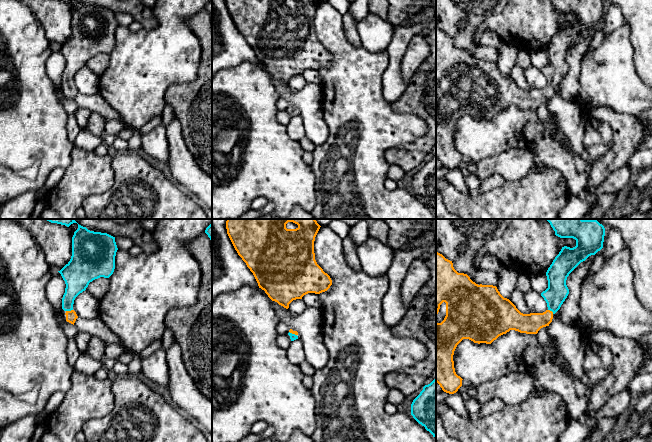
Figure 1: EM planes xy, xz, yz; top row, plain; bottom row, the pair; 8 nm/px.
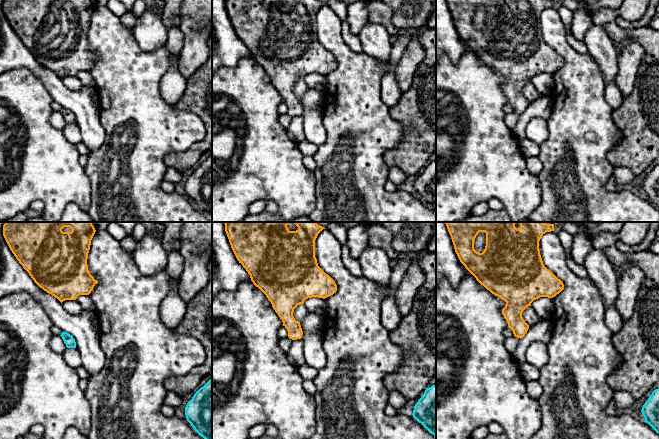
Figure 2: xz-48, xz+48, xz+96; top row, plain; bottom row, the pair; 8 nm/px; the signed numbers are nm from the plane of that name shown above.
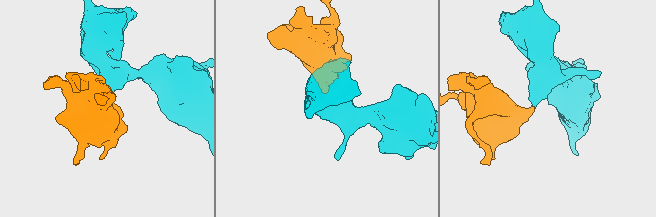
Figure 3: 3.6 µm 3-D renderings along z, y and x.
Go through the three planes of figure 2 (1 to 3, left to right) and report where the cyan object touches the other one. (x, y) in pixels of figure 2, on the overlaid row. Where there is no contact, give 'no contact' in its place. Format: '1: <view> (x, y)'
1: no contact
2: no contact
3: no contact

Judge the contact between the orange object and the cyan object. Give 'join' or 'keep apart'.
join

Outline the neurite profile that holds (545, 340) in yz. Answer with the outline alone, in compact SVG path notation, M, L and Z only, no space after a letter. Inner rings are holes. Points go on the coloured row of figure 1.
M548 327L541 328L537 333L537 339L540 345L545 349L545 351L552 358L553 362L560 368L566 370L568 362L559 350L556 350L552 345L552 338L548 334Z

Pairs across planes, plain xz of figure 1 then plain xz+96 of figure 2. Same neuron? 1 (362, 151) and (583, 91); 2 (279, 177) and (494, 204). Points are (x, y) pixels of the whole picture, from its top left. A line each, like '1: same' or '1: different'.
1: same
2: different

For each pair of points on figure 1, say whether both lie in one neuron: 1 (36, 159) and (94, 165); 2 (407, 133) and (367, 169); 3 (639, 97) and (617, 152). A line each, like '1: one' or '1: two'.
1: two
2: one
3: two

